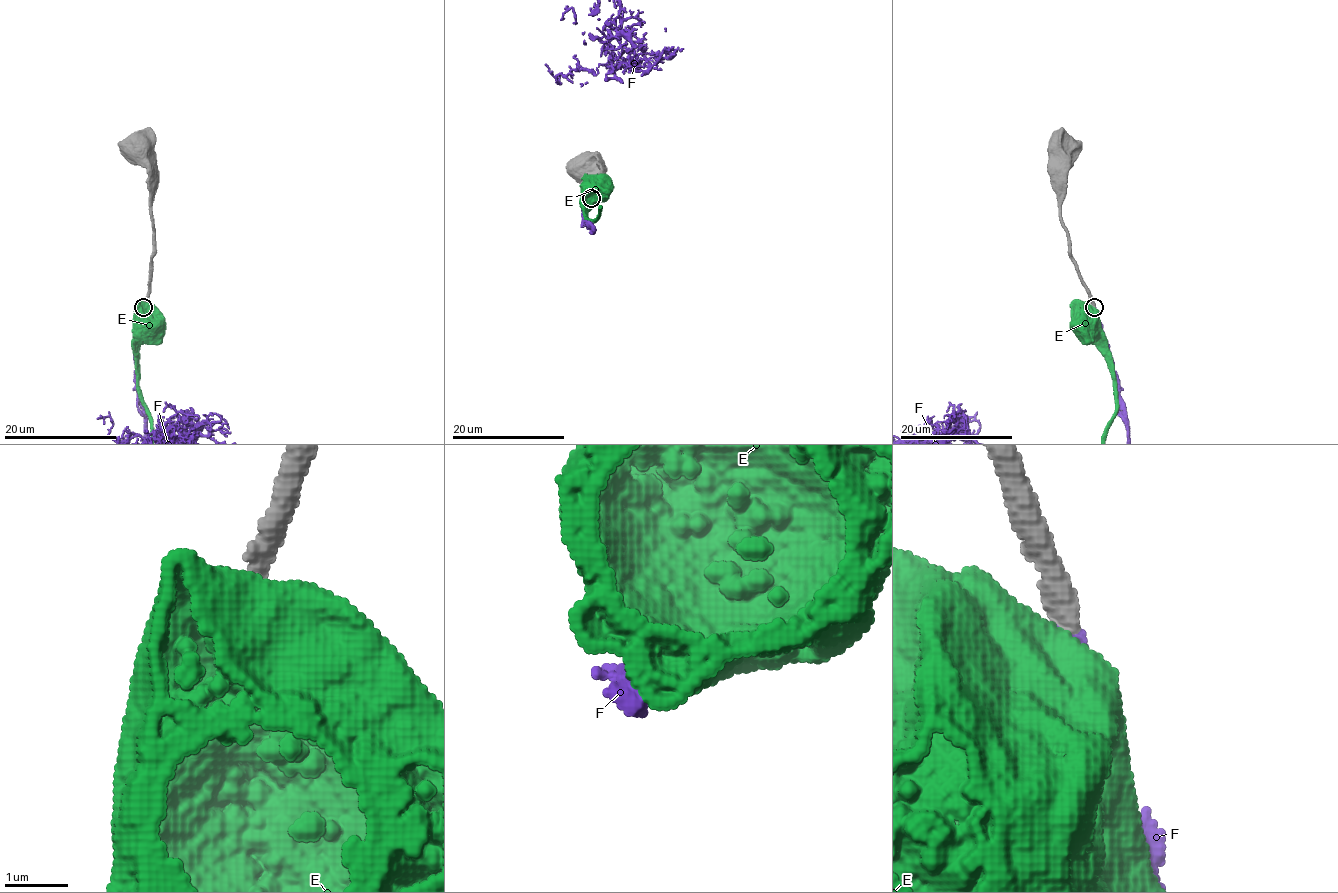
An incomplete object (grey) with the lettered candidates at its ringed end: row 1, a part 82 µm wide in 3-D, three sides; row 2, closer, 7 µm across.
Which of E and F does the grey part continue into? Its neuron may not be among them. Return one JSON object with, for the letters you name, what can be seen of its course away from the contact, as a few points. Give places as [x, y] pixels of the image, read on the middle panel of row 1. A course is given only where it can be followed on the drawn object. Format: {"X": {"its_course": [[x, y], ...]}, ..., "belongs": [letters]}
{"belongs": ["F"]}

